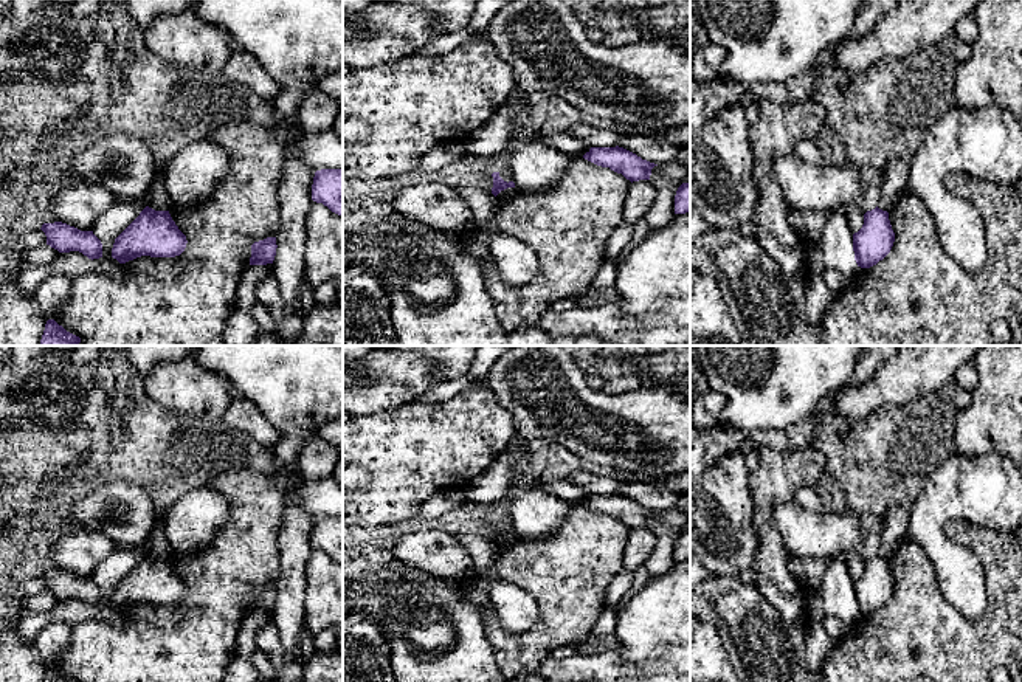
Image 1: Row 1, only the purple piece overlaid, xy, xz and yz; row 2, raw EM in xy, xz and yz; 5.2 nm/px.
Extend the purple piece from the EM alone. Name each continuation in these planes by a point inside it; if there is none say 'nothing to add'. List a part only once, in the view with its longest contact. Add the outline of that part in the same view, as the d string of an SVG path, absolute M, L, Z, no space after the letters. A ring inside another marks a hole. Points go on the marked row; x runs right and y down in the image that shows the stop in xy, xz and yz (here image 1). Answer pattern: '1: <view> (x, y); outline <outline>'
nothing to add

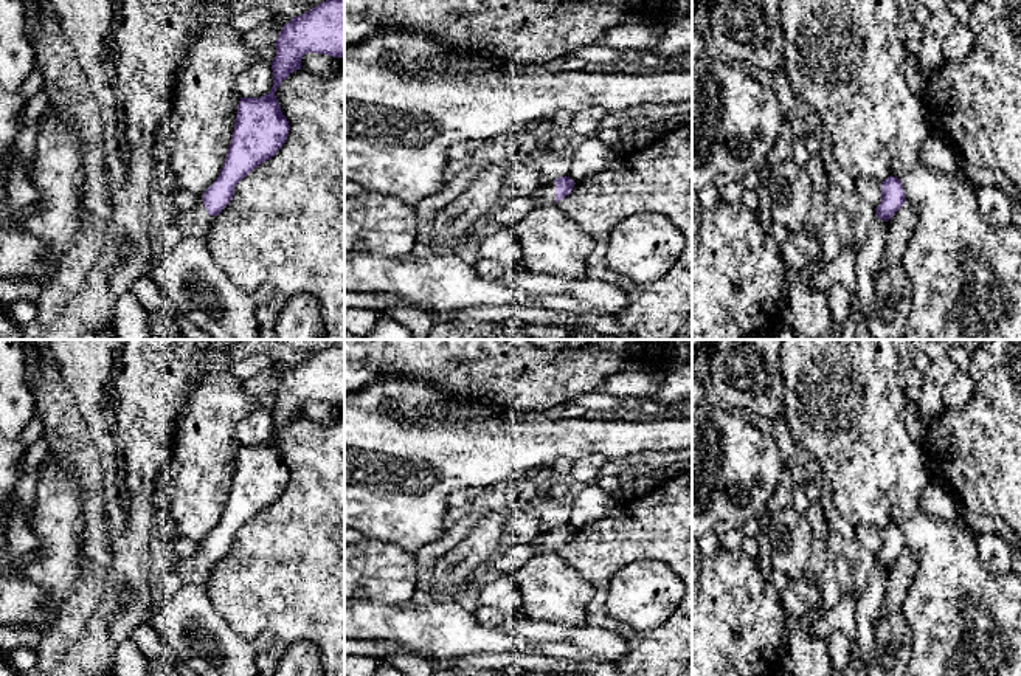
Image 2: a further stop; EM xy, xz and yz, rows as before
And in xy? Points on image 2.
1: xy (196, 222); outline M203 202L194 209L182 212L169 226L171 237L205 237L213 216L208 214Z

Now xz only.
1: xz (545, 194); outline M555 181L538 185L532 195L535 206L552 205L555 202Z

